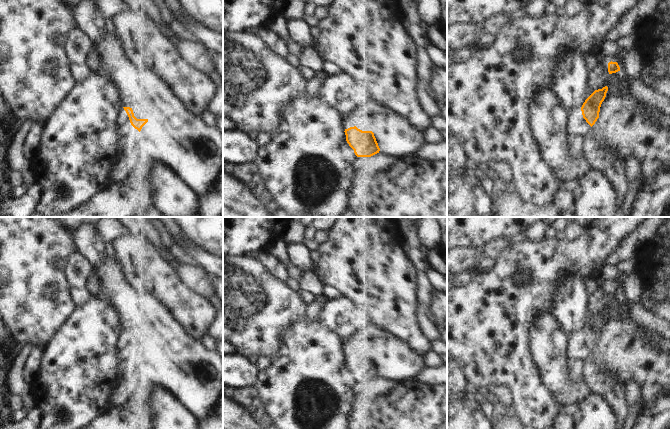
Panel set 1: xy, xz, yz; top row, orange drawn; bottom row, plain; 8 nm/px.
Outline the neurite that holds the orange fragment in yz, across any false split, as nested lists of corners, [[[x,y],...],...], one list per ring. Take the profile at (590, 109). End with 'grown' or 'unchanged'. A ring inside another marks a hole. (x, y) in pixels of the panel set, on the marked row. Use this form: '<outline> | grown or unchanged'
[[[608,87],[595,90],[583,103],[581,108],[576,108],[569,113],[569,137],[579,144],[589,134],[591,127],[599,118],[602,102],[606,97]]] | grown

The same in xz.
[[[347,115],[343,116],[342,124],[346,141],[357,157],[371,157],[379,153],[380,148],[372,131],[358,129]]] | grown

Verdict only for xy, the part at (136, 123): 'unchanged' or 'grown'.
grown

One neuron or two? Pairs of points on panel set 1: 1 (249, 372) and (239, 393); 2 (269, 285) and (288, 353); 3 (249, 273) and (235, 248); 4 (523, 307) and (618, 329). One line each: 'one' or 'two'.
1: two
2: two
3: two
4: two

